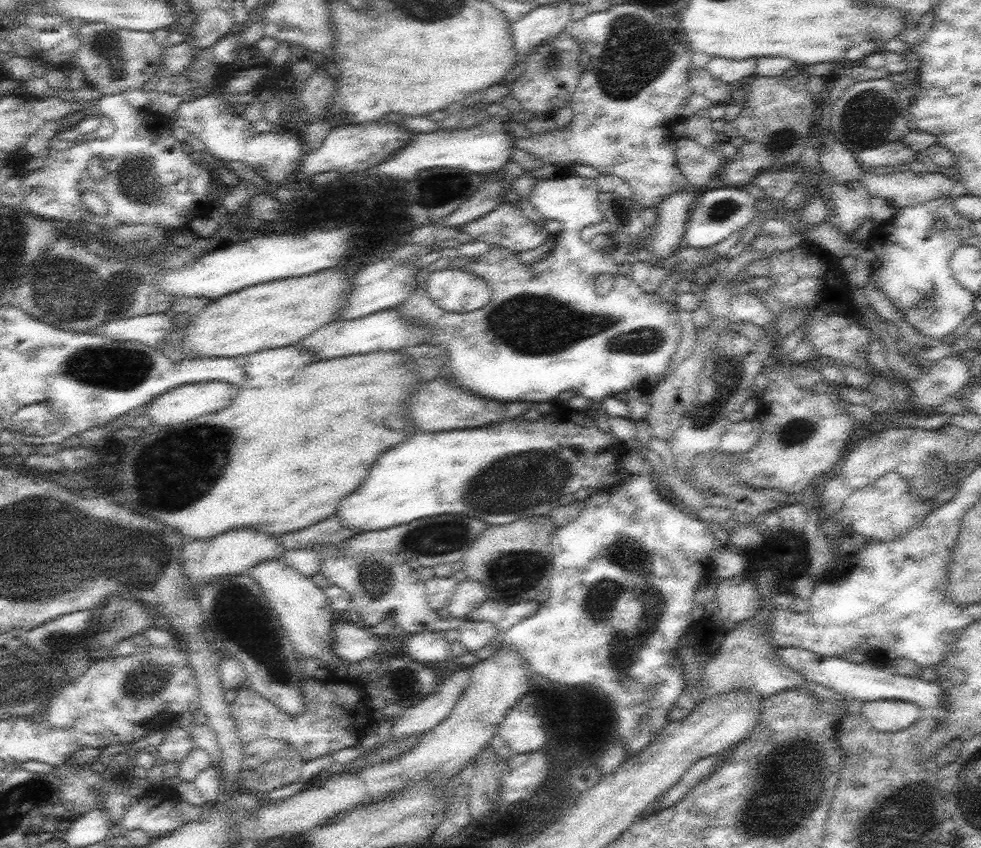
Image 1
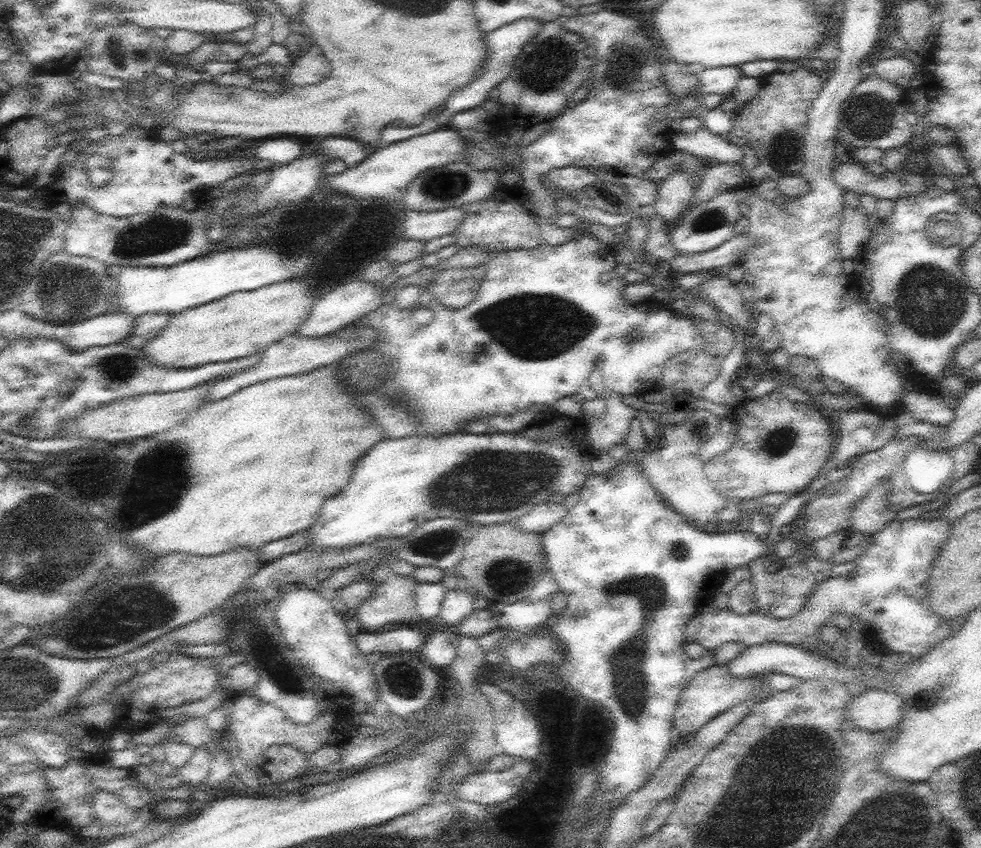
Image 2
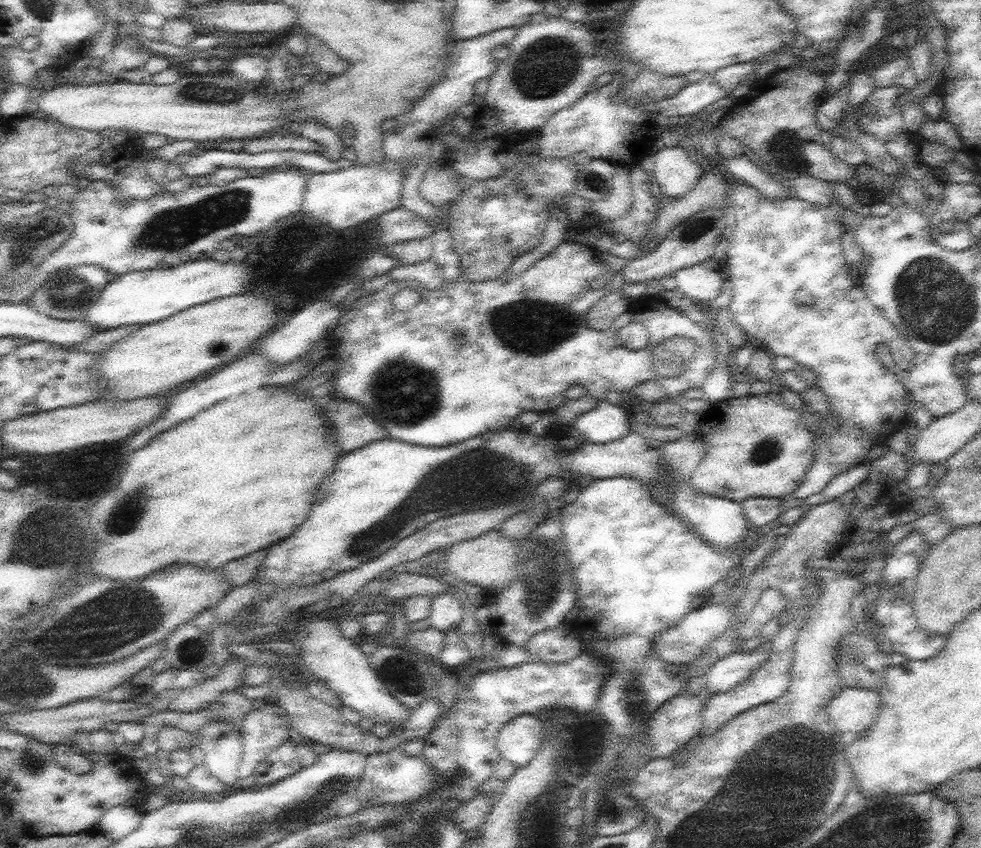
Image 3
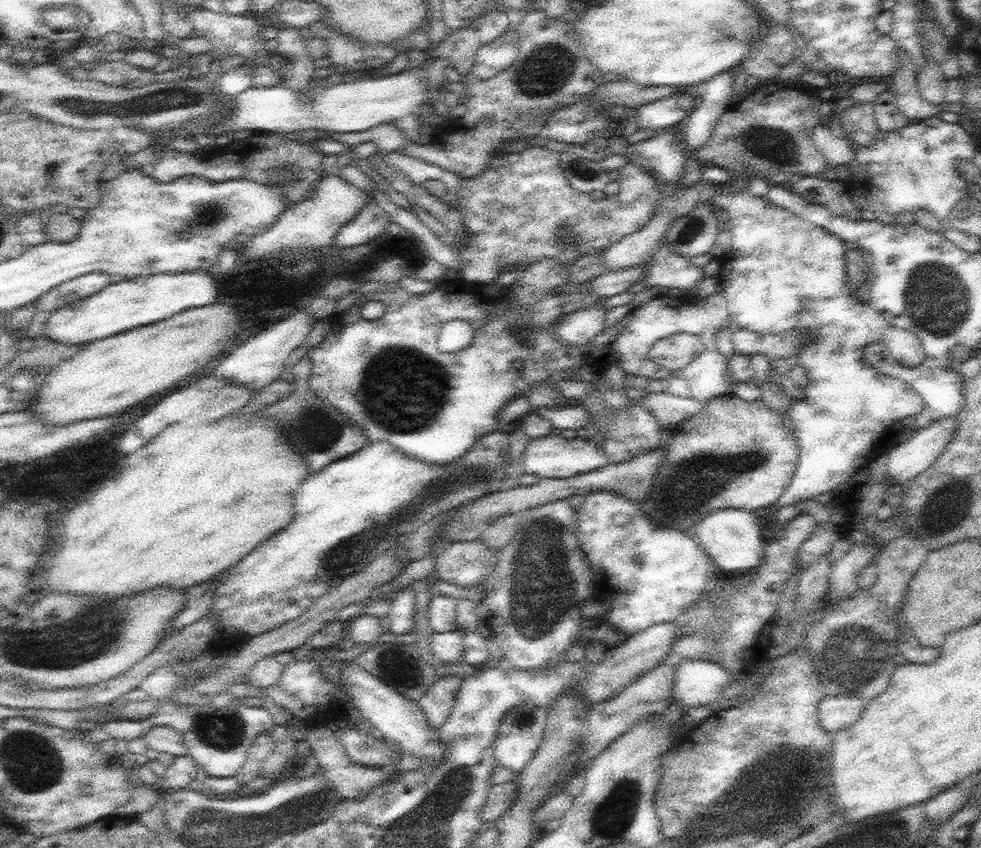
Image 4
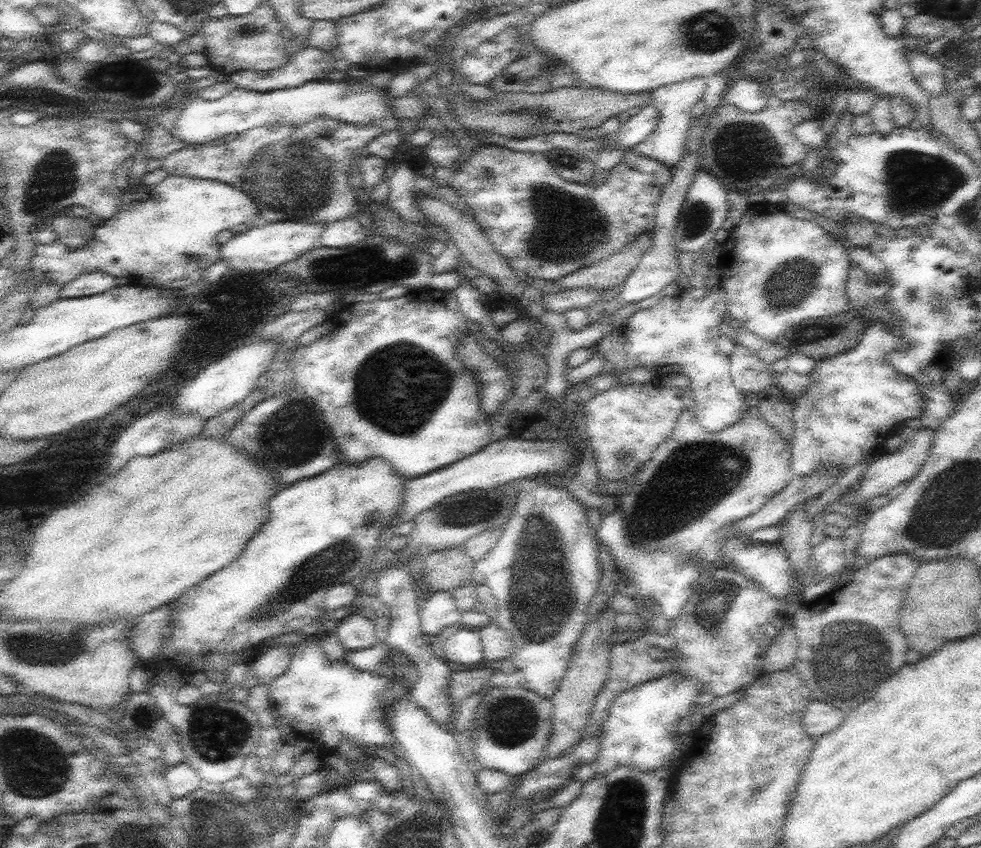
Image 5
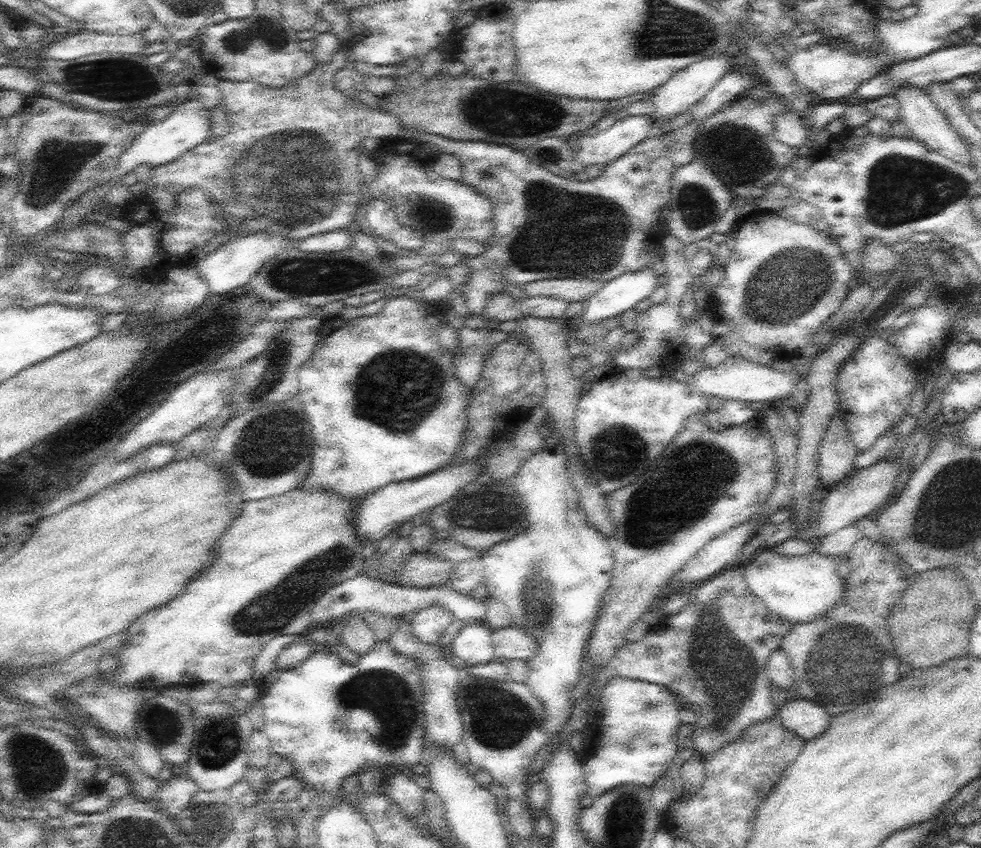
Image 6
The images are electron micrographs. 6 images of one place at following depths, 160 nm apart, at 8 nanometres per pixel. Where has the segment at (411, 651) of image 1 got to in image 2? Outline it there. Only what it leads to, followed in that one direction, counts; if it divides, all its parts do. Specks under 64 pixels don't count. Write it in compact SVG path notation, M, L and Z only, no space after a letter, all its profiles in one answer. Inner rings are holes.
M455 629L433 631L423 646L422 657L436 668L437 666L450 666L457 656L459 636Z

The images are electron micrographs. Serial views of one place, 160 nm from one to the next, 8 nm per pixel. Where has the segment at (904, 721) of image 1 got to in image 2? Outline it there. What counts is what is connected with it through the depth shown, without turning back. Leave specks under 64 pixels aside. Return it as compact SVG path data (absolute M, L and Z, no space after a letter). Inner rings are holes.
M870 688L860 696L851 696L847 718L868 732L887 731L897 726L905 713L905 700L894 690Z

